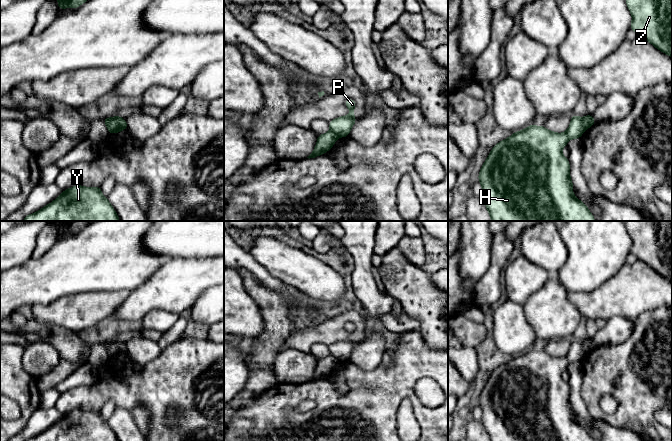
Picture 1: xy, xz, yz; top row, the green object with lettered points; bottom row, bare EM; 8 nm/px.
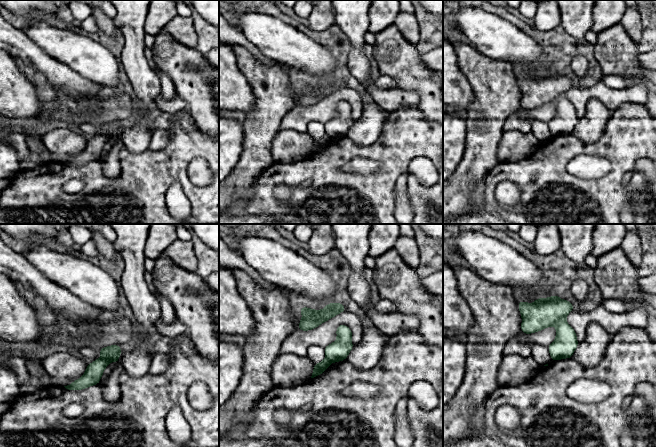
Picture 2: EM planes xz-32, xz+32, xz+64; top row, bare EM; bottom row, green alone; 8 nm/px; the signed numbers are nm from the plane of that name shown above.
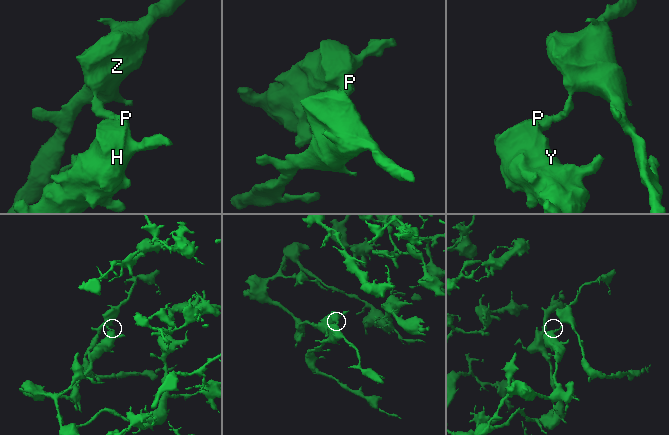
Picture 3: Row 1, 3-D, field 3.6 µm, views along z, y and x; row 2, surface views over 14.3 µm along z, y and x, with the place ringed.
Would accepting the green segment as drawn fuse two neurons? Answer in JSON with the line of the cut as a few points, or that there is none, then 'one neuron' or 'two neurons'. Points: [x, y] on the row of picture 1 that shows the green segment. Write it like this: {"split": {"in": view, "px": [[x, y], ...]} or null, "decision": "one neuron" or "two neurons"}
{"split": {"in": "yz", "px": [[582, 118], [582, 124], [585, 129]]}, "decision": "two neurons"}

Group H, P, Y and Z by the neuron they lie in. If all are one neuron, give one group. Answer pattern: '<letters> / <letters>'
H P Y / Z

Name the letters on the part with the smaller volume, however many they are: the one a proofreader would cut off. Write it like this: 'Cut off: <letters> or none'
Cut off: Z

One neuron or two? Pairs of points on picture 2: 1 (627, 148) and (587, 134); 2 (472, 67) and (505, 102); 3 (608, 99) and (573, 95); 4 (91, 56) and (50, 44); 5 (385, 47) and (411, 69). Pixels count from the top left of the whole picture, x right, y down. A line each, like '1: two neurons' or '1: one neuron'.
1: two neurons
2: one neuron
3: one neuron
4: one neuron
5: one neuron

